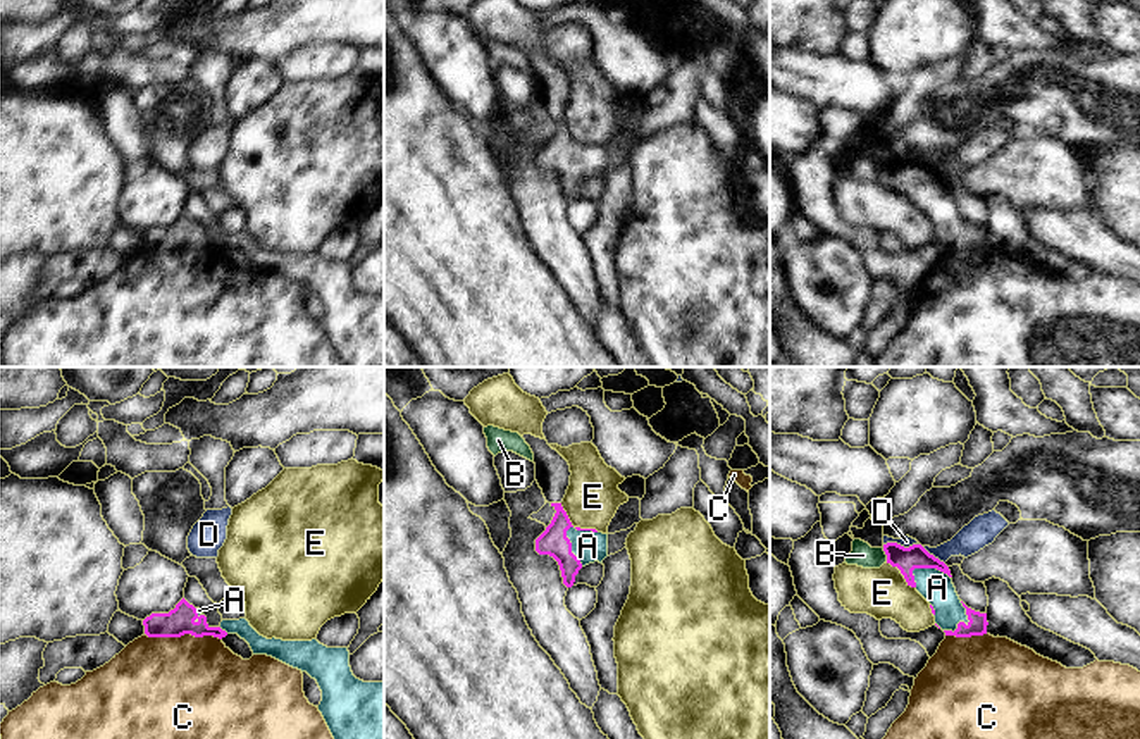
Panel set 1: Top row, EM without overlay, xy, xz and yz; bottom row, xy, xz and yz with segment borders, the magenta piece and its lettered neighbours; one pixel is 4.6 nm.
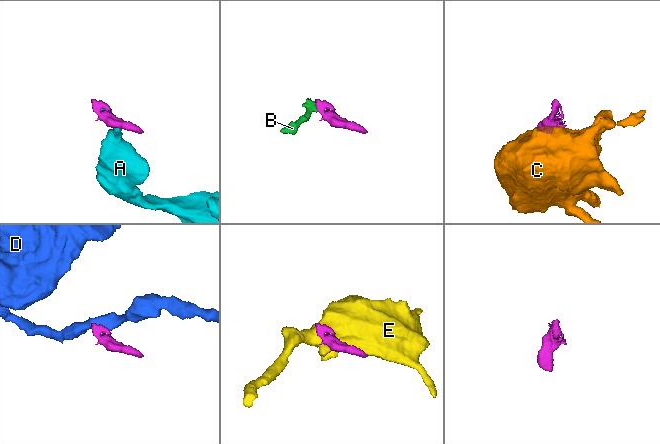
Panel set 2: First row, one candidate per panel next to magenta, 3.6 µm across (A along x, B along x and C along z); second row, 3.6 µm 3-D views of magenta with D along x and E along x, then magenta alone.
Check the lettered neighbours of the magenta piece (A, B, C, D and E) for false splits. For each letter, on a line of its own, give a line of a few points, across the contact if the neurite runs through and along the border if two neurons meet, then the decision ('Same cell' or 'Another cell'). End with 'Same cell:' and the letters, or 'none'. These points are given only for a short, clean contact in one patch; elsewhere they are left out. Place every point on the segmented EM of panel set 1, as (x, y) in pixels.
A: Line: xz (553, 541), (563, 541), (570, 546), (588, 546). Same cell
B: Line: yz (906, 560), (894, 553), (885, 553), (863, 555). Same cell
C: Another cell
D: Line: yz (884, 543), (918, 545). Another cell
E: Line: xz (560, 503), (574, 526), (594, 527), (598, 531). Another cell
Same cell: A, B

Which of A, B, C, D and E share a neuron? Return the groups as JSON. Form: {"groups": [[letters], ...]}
{"groups": [["A", "B"], ["C"], ["D"], ["E"]]}

